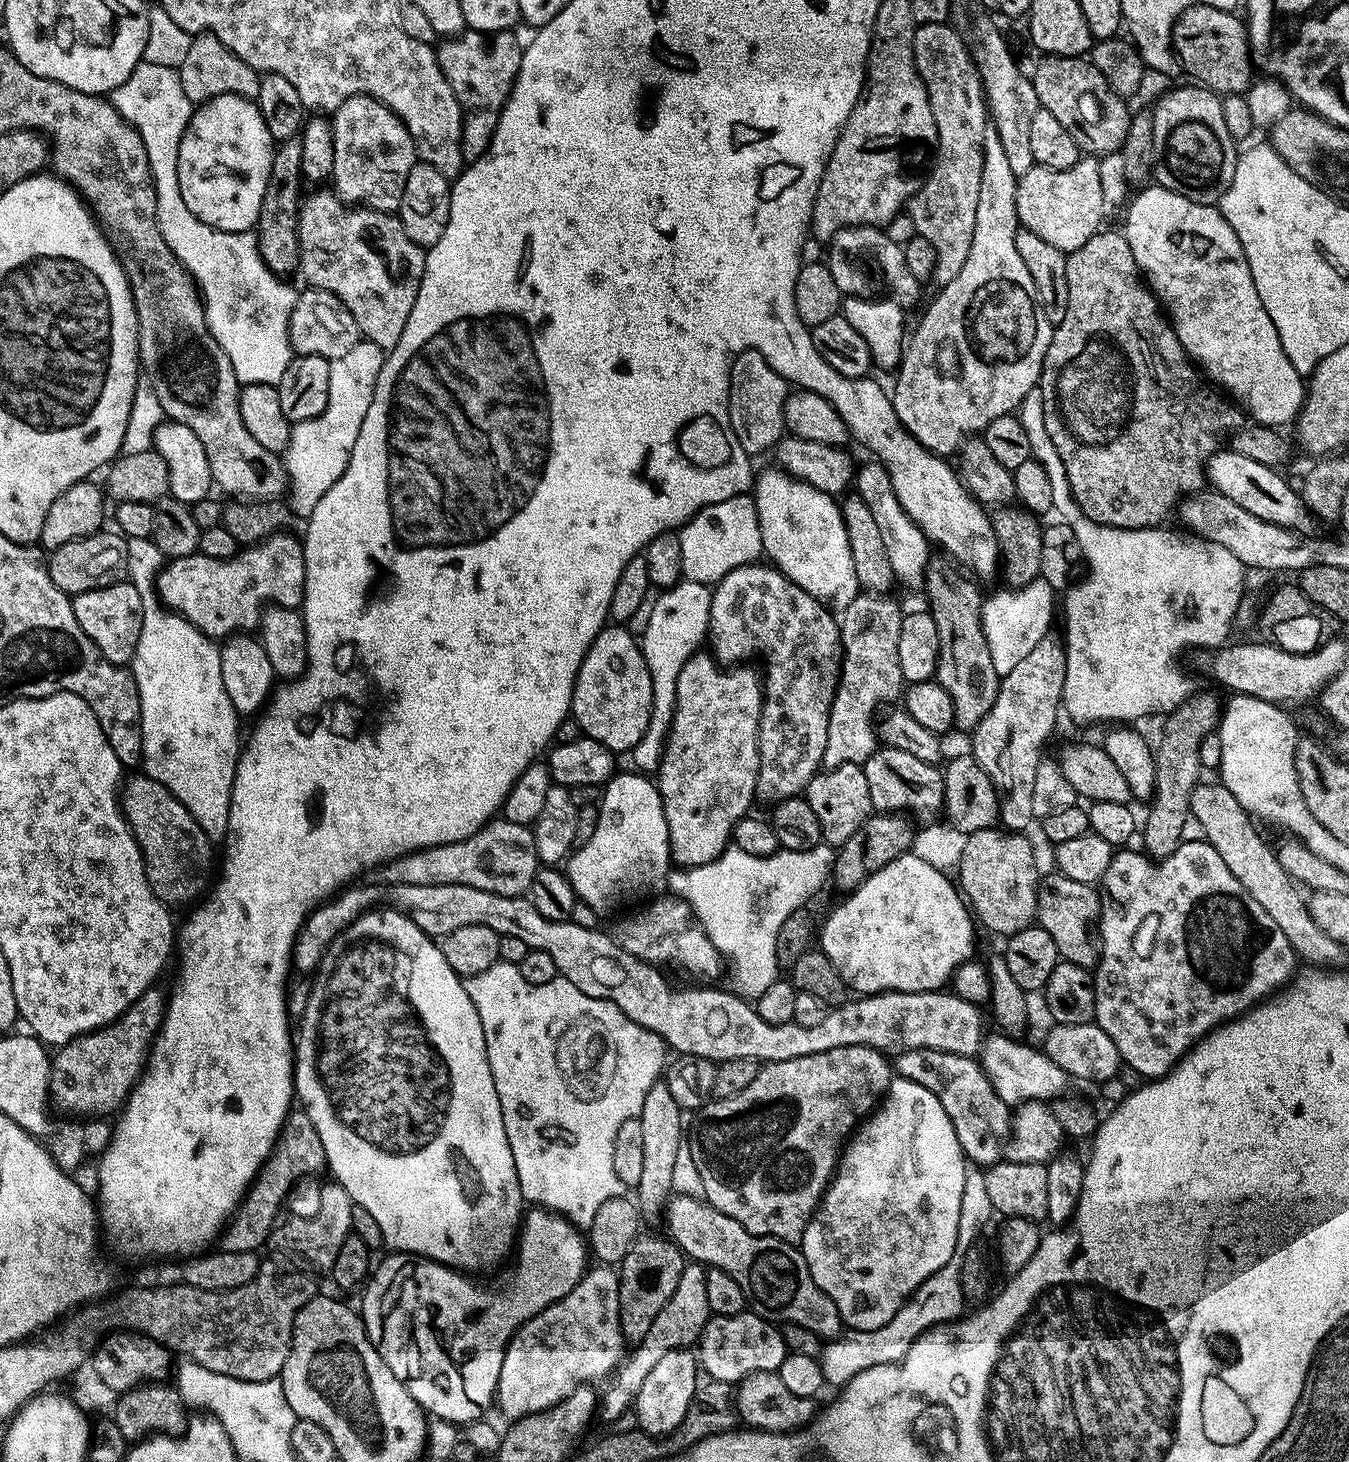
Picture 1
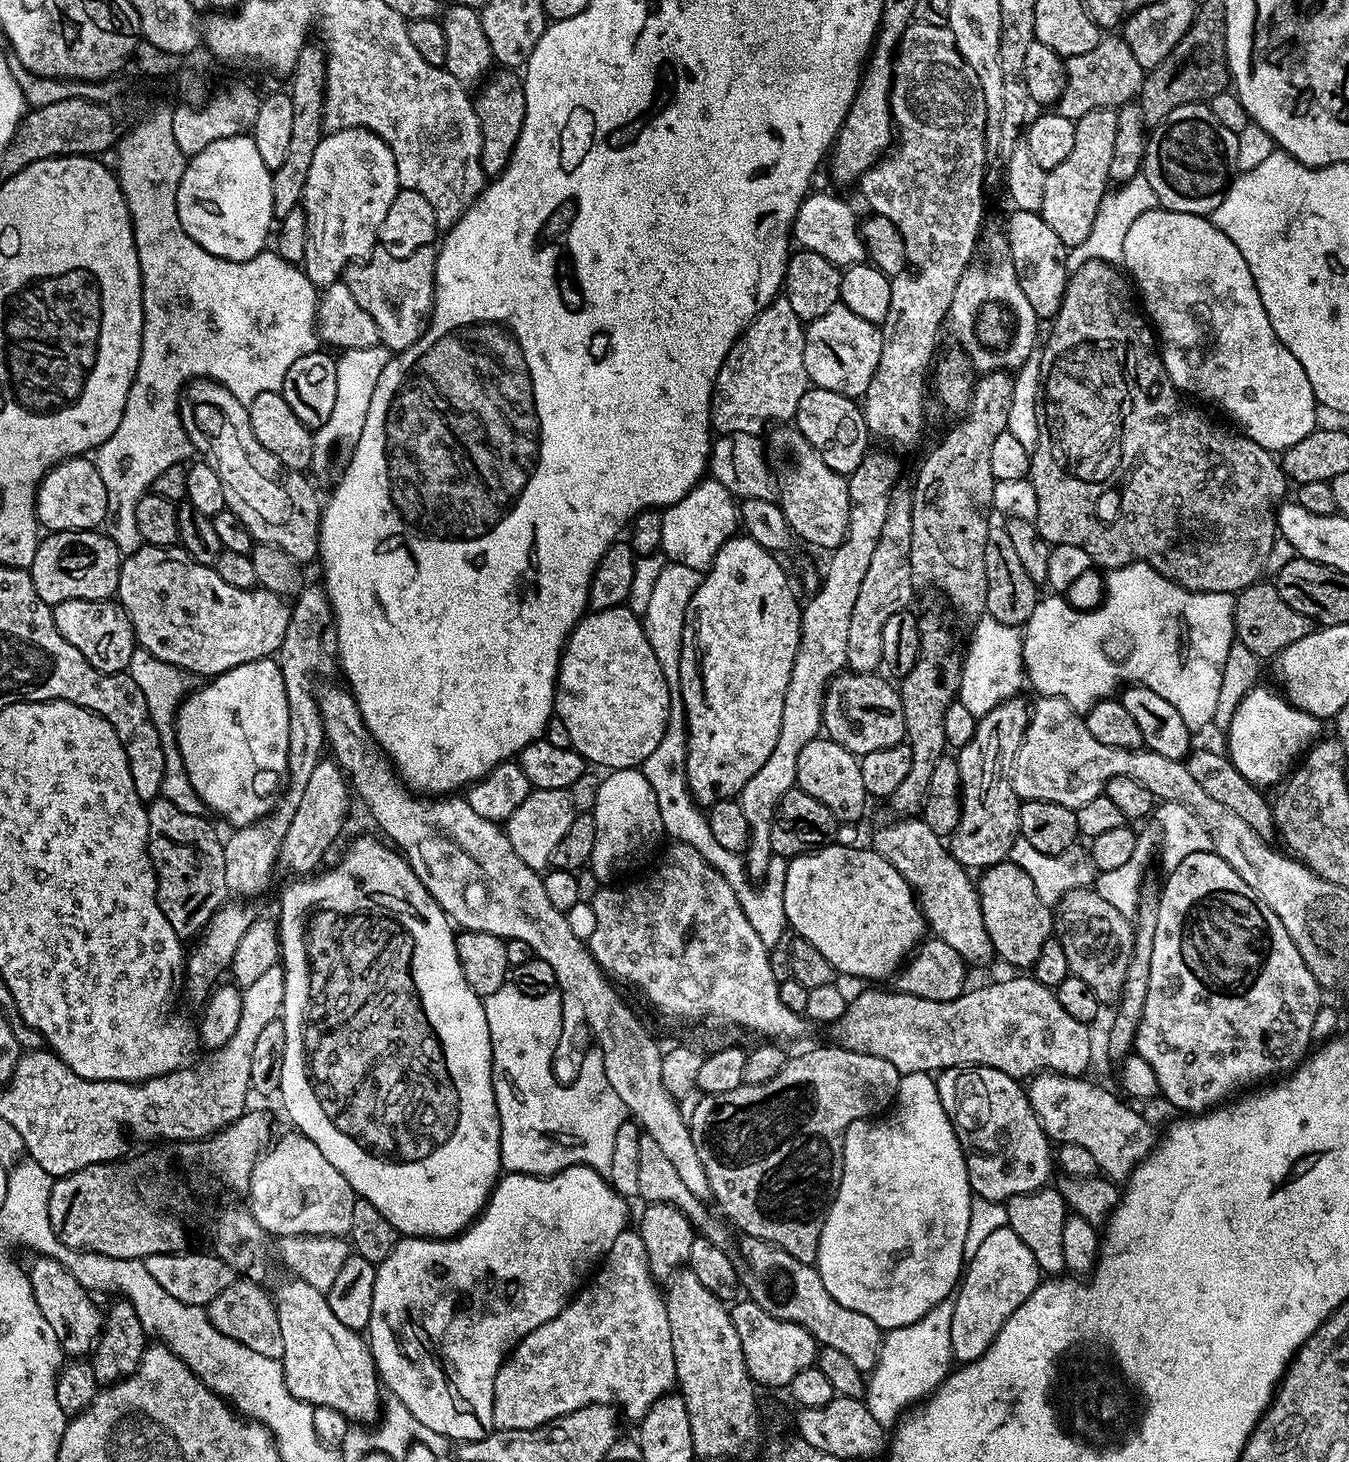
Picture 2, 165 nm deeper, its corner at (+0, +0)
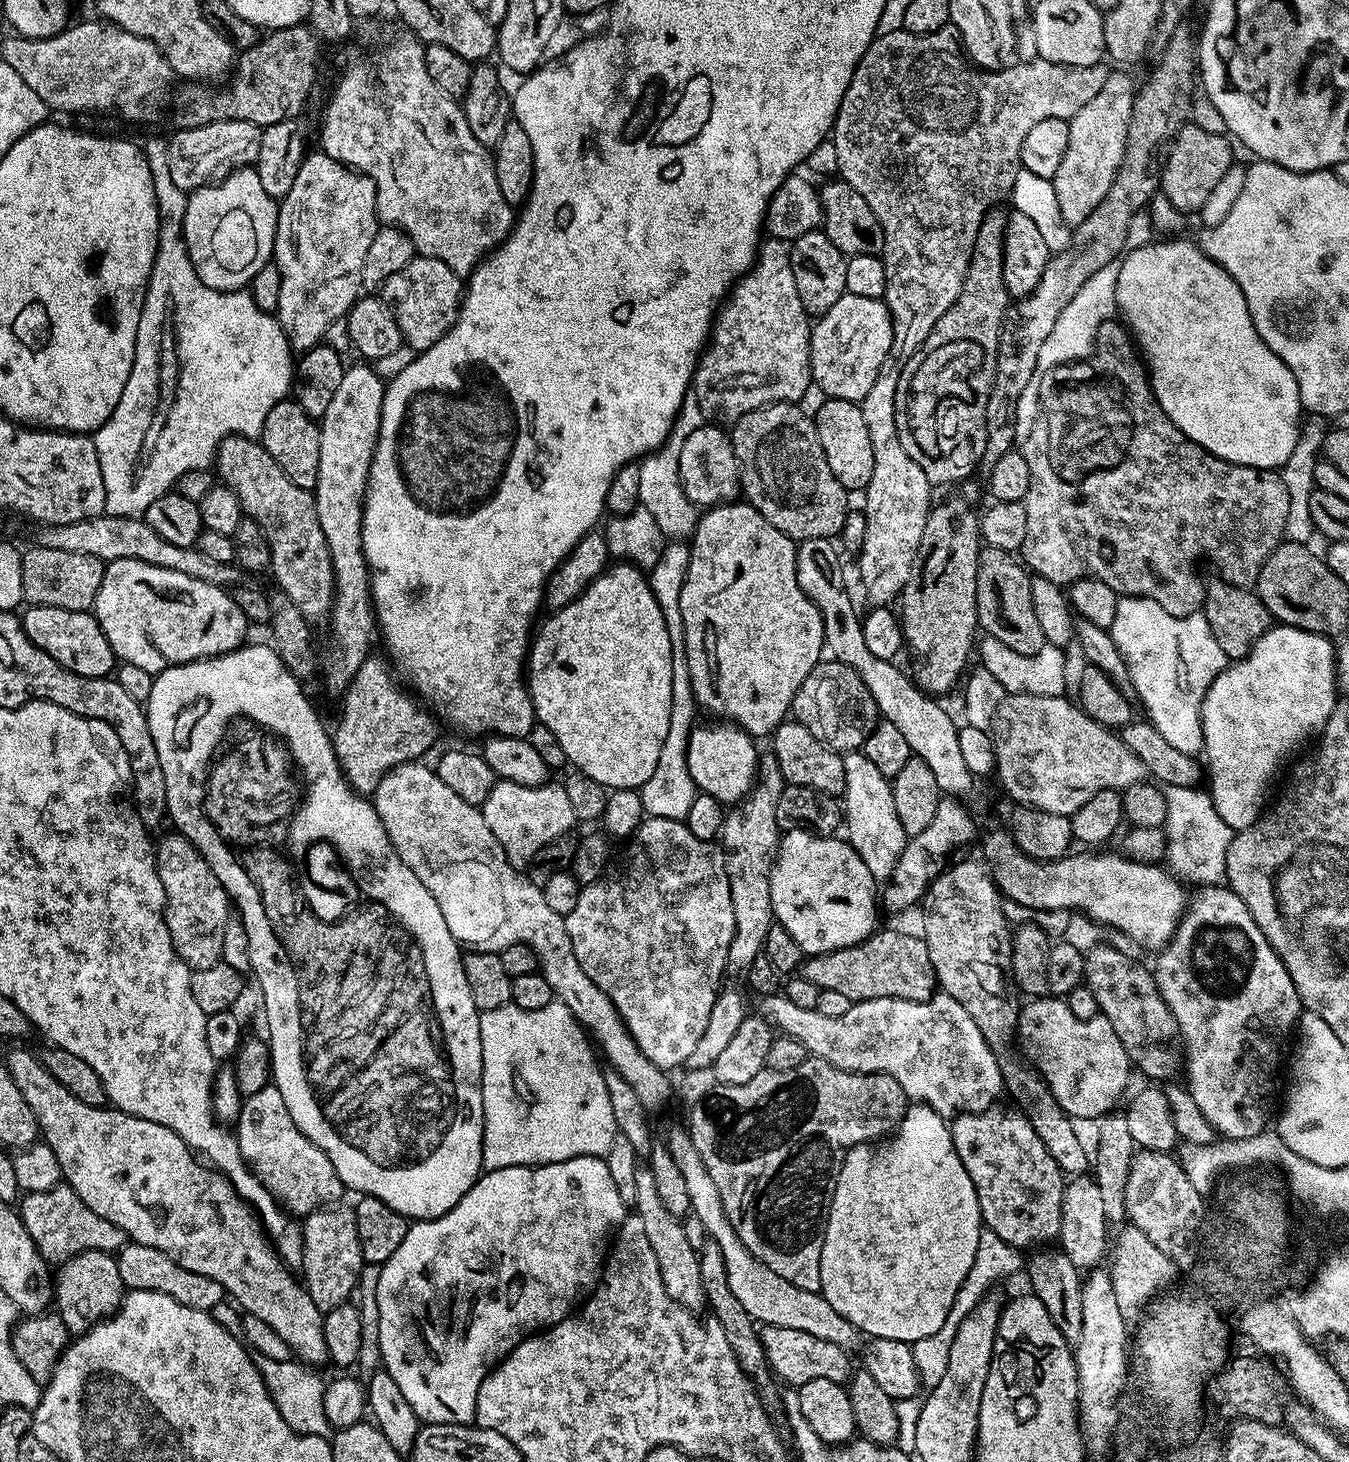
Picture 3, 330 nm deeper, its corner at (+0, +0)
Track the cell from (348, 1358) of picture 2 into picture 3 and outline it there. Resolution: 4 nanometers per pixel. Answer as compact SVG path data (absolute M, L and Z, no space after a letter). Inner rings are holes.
M24 1046L13 1047L16 1049L6 1057L8 1073L10 1078L14 1078L18 1090L22 1092L22 1098L26 1098L30 1110L34 1110L39 1135L42 1137L43 1143L48 1144L50 1150L54 1150L54 1158L58 1158L63 1183L72 1188L78 1194L78 1198L82 1198L82 1202L86 1202L86 1206L90 1206L90 1210L94 1210L94 1214L102 1214L102 1218L114 1222L114 1226L121 1228L129 1241L142 1246L154 1246L154 1250L162 1250L162 1254L174 1258L174 1262L178 1262L178 1266L182 1266L186 1270L194 1270L194 1274L206 1274L206 1278L214 1278L214 1282L221 1284L225 1293L247 1315L262 1318L262 1322L266 1322L266 1326L270 1326L270 1330L274 1330L274 1334L278 1334L278 1338L282 1338L282 1342L286 1342L286 1346L291 1350L297 1361L308 1366L320 1366L316 1364L325 1363L328 1360L328 1351L326 1350L326 1338L324 1337L324 1313L318 1310L318 1306L312 1295L308 1293L307 1287L297 1277L297 1281L292 1277L295 1275L290 1271L288 1265L281 1260L279 1254L276 1253L276 1249L270 1243L256 1213L241 1200L231 1182L209 1167L207 1163L201 1162L188 1144L182 1142L182 1138L178 1138L178 1134L174 1134L174 1130L170 1130L166 1126L158 1126L158 1122L150 1122L146 1118L131 1116L128 1112L121 1112L119 1108L111 1106L96 1107L80 1102L74 1094L62 1086L62 1083L58 1082L57 1078L54 1078L53 1074L50 1074L49 1070L43 1067L39 1055L35 1051L33 1053L27 1052L26 1049L20 1047Z

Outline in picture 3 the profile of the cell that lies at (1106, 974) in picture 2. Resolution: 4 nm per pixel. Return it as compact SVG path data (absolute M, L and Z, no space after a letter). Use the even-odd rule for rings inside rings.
M1100 942L1084 957L1084 984L1094 992L1099 1015L1114 1026L1114 1034L1118 1034L1118 1042L1122 1042L1133 1065L1152 1079L1149 1081L1171 1081L1175 1077L1172 1075L1181 1071L1182 1048L1178 1043L1176 1019L1158 990L1153 969Z

